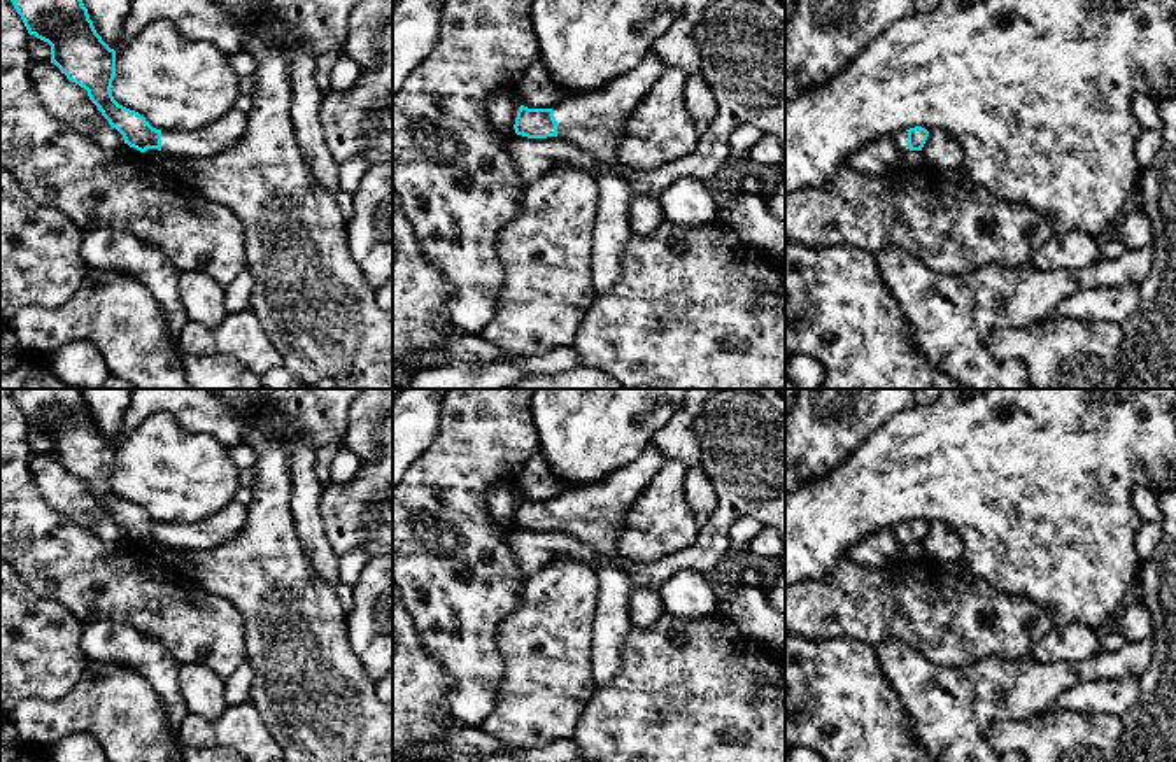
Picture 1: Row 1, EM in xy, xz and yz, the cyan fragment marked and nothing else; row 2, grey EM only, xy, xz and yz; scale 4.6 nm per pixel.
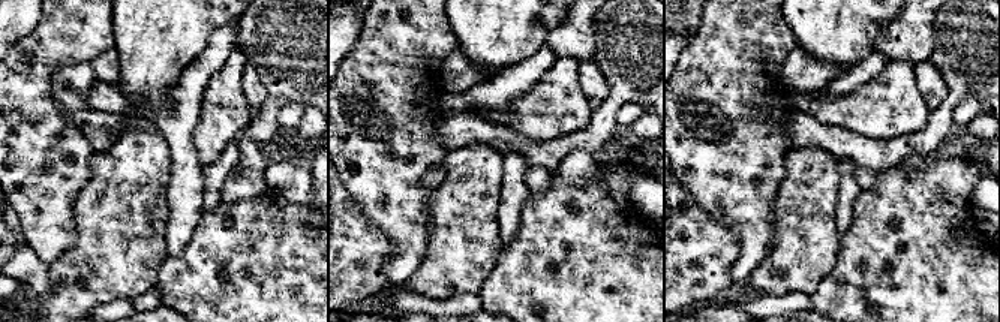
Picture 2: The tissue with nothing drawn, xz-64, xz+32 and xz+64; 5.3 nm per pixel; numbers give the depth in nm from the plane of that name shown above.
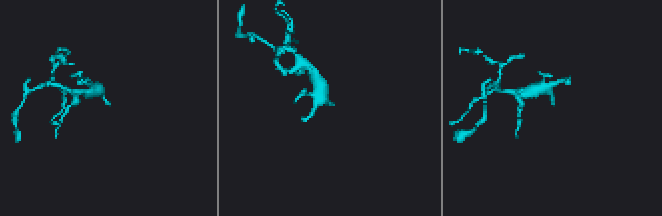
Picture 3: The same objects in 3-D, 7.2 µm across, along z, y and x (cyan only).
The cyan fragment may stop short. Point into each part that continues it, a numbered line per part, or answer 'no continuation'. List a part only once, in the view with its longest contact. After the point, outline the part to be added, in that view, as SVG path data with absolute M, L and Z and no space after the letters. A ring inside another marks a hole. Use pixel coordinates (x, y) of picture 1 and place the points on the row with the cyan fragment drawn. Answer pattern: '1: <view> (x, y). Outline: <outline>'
1: xz (593, 121). Outline: M647 51L629 72L603 88L568 96L552 107L557 137L592 154L598 173L598 214L592 236L592 282L598 294L608 293L620 277L622 252L631 231L627 180L617 156L626 117L662 77L666 67Z

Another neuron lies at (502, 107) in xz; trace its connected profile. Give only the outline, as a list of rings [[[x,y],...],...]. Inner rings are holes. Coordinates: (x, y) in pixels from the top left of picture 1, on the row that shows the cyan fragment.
[[[508,88],[494,91],[485,100],[487,119],[492,130],[508,133],[514,130],[521,103],[514,98]]]

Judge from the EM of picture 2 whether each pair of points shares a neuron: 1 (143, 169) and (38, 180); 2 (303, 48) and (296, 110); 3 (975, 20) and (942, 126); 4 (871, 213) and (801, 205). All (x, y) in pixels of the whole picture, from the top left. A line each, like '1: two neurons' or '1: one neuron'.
1: two neurons
2: two neurons
3: one neuron
4: two neurons

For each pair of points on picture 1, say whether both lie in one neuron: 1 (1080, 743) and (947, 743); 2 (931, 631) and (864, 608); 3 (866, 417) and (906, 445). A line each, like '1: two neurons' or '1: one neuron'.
1: two neurons
2: one neuron
3: two neurons

